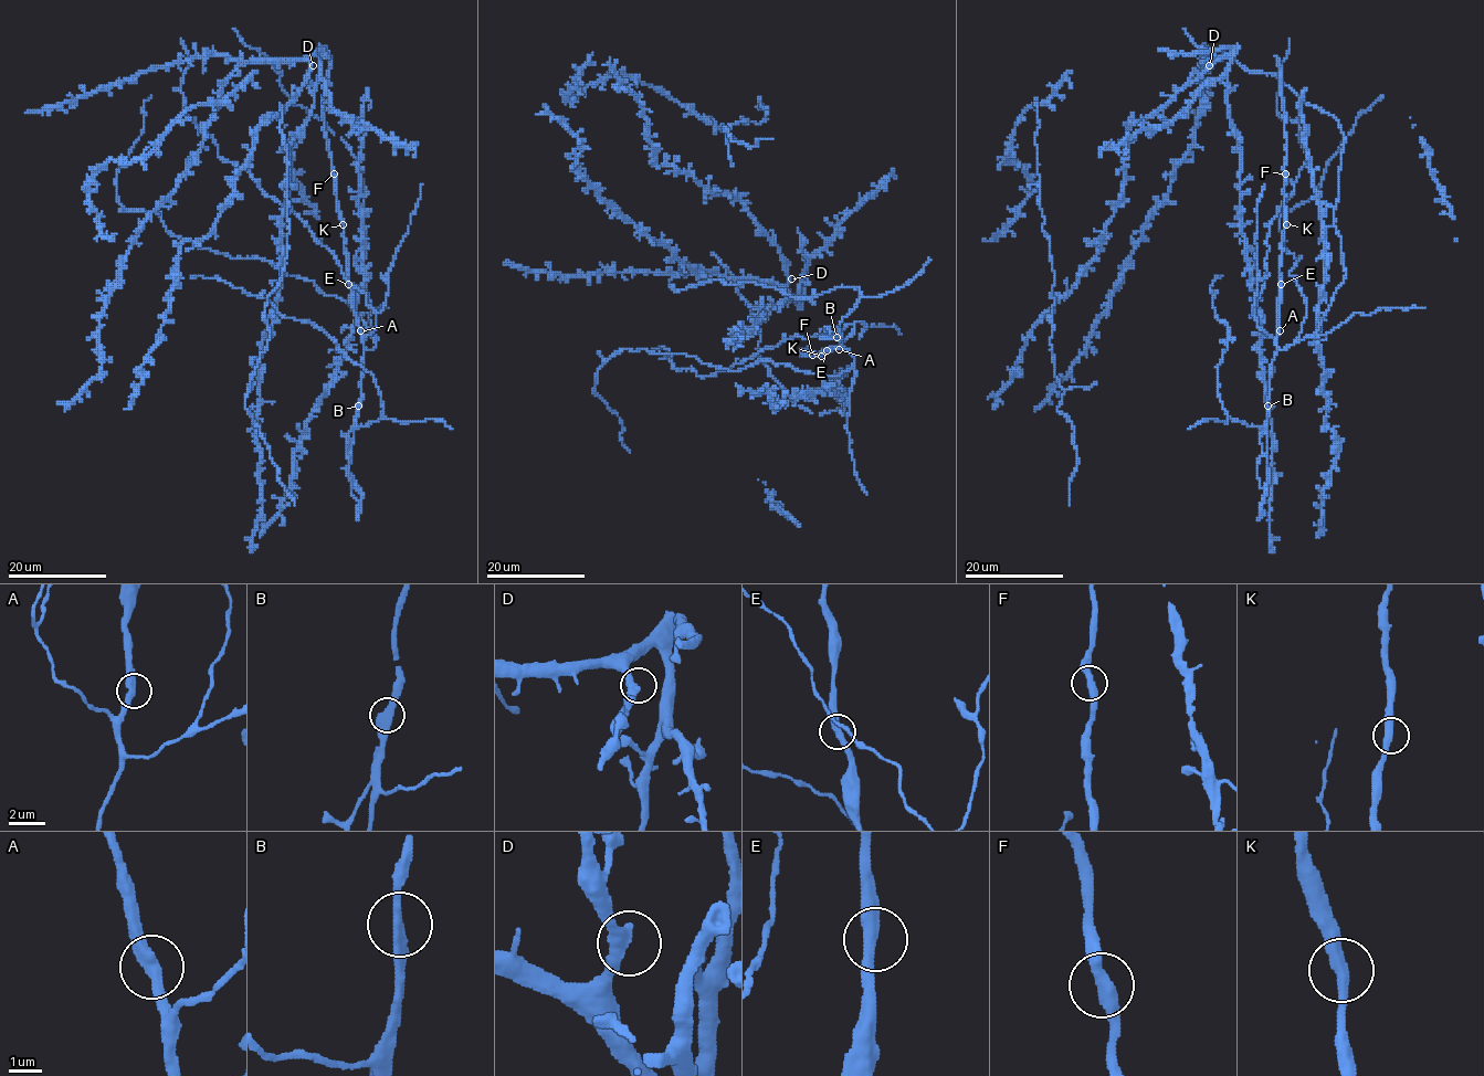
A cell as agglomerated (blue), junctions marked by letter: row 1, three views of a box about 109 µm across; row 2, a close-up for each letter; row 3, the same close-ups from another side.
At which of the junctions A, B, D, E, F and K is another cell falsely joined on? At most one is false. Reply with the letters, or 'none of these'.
B

